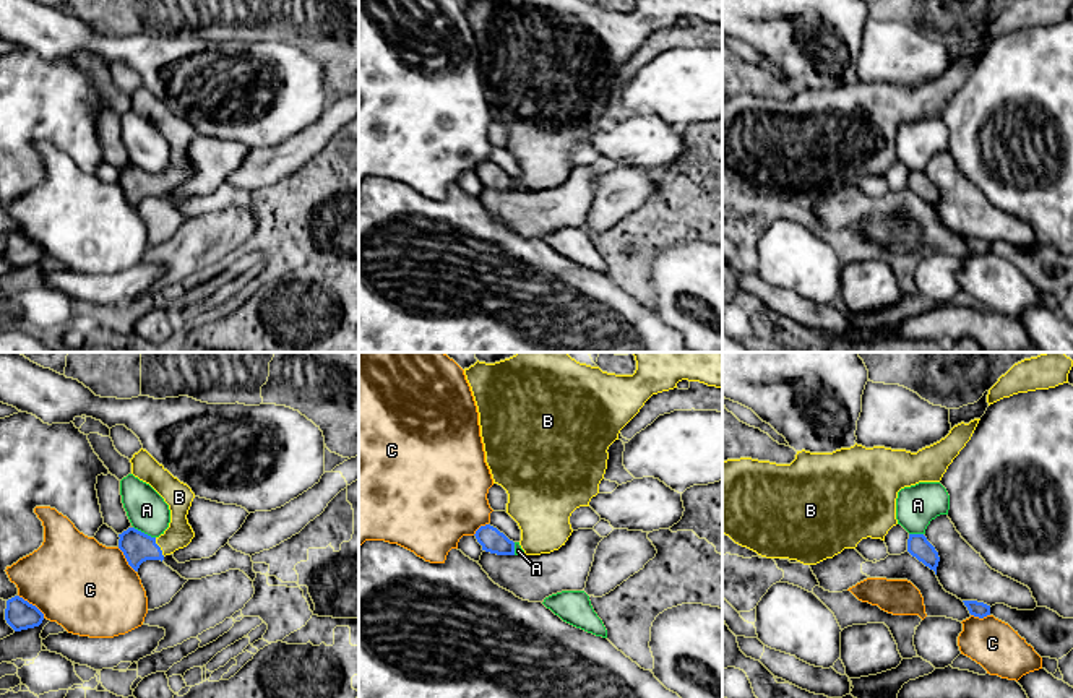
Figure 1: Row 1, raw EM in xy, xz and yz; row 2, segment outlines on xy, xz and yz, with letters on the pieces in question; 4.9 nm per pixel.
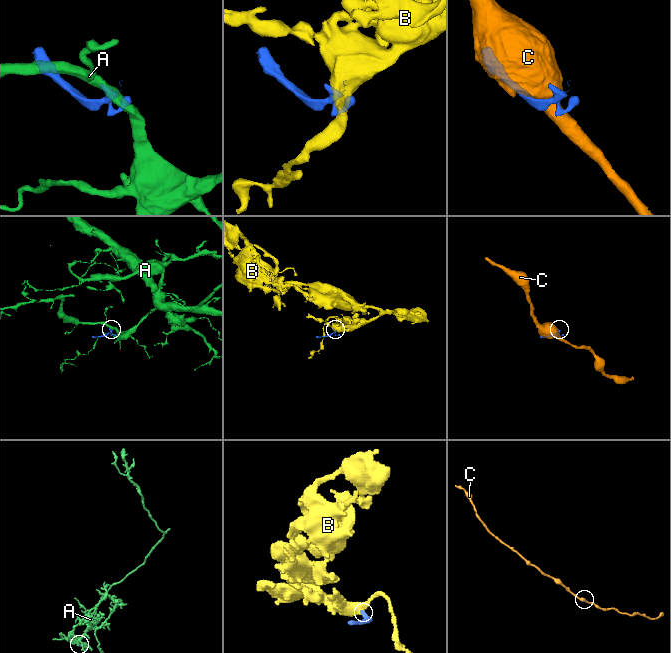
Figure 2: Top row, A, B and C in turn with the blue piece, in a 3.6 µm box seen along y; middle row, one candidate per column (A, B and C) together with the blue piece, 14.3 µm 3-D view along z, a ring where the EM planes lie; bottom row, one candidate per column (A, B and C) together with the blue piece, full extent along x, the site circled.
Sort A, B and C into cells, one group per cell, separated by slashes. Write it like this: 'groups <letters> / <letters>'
groups A / B / C

